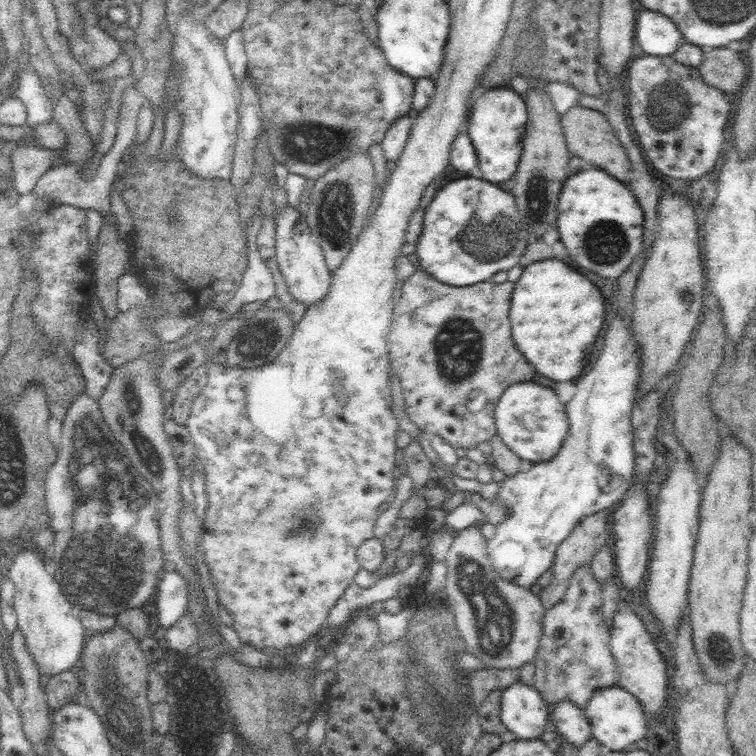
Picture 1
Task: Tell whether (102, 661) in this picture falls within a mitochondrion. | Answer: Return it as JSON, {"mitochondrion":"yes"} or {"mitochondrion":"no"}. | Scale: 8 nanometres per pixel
{"mitochondrion":"yes"}

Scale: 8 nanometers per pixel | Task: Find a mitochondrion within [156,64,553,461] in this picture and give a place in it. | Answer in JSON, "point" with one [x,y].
{"point":[480,247]}

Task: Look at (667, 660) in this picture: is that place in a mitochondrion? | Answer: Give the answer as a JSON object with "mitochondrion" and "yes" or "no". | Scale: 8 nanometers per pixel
{"mitochondrion":"no"}

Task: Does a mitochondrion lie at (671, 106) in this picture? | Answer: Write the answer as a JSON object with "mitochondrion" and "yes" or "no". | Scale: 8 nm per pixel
{"mitochondrion":"yes"}

